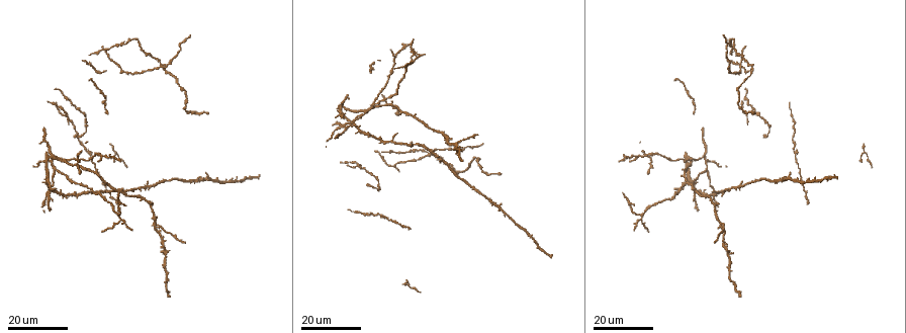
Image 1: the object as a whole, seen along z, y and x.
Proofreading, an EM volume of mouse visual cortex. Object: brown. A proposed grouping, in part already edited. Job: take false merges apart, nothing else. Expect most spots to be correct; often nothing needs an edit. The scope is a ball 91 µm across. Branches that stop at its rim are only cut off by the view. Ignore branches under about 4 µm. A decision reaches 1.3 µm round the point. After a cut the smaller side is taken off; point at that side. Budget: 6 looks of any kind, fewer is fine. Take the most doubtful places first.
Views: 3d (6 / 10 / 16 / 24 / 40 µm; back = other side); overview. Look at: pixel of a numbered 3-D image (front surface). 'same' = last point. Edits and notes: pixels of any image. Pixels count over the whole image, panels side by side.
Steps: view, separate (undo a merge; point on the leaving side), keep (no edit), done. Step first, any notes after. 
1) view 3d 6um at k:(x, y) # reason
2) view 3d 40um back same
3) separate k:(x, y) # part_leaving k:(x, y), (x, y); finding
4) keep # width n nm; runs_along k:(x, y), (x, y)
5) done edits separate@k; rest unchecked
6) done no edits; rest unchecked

view 3d 24um at 1:(154, 225) # looks like a crossing

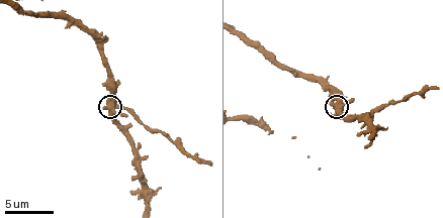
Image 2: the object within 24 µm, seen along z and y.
view 3d 10um at 2:(110, 113) # closer look

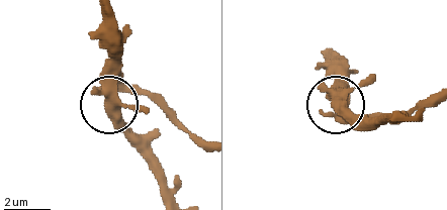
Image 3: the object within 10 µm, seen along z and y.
keep # arms 4; continuous, no second cell

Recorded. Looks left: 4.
view 3d 24um at 1:(68, 99) # three arms meet

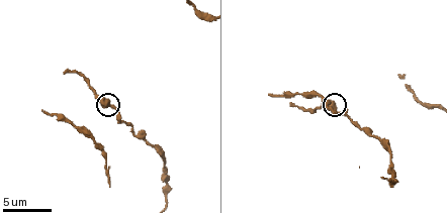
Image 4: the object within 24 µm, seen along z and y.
view 3d 10um at 4:(102, 97) # zoom in

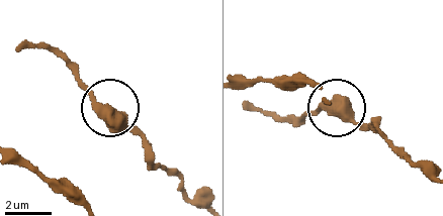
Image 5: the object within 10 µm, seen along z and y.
keep # arms 3; one cell here

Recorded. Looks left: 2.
view 3d 16um at 1:(807, 192)

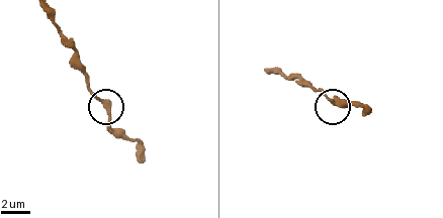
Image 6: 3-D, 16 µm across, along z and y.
view 3d 6um at 6:(106, 100)

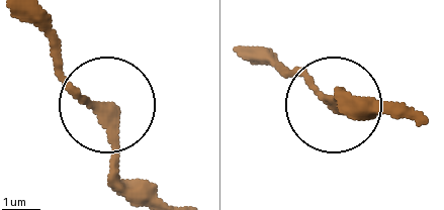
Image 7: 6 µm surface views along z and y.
keep # side_arm 5 um; runs_along 7:(245, 46), (332, 104), (348, 104); continuous, no second cell

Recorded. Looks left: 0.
done no edits; rest unchecked

